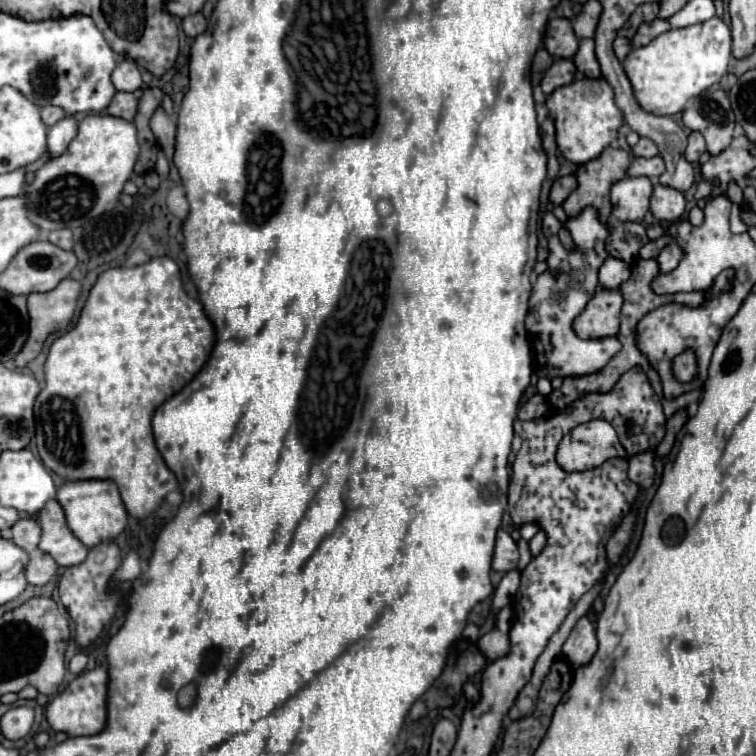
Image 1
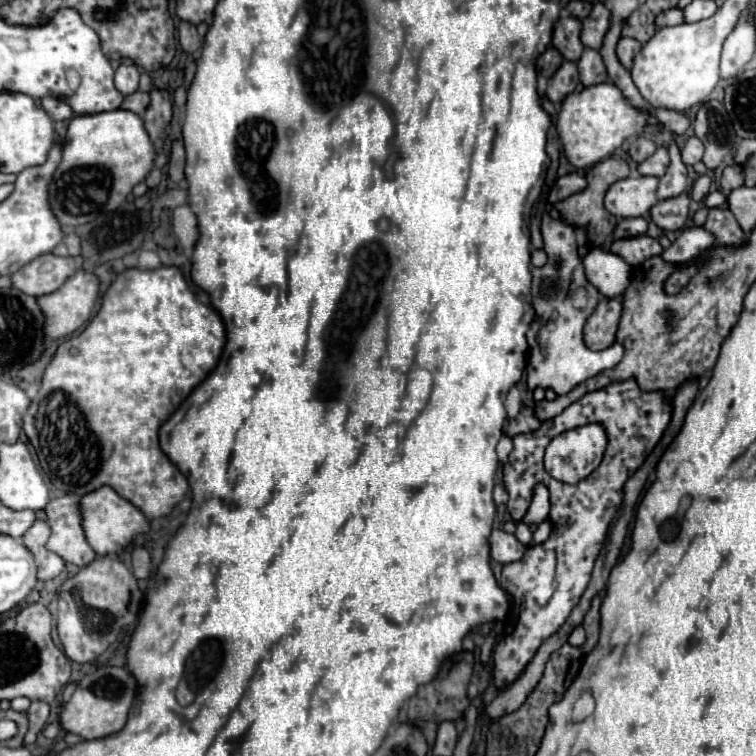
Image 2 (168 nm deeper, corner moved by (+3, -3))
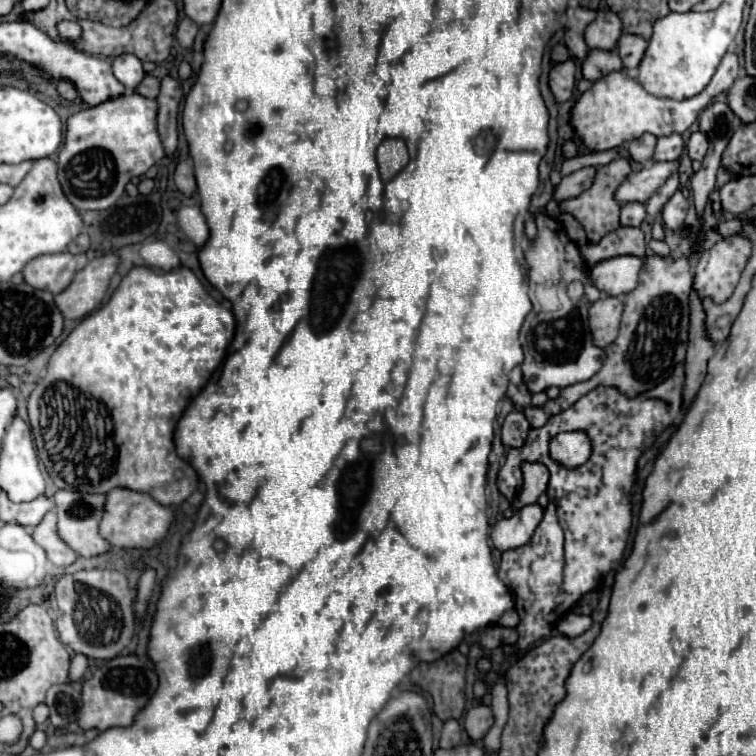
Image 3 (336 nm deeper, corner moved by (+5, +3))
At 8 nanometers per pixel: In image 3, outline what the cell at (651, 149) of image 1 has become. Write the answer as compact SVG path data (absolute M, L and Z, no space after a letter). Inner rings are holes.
M643 134L641 138L631 140L631 144L629 144L631 158L635 162L641 162L641 164L649 162L653 156L653 150L655 150L655 142L657 142L657 138L653 134Z

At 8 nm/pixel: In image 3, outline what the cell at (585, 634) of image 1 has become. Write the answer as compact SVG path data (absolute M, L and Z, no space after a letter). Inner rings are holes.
M567 614L565 616L565 636L567 638L575 638L579 634L583 634L587 628L591 626L591 618L589 616L577 616L577 614Z

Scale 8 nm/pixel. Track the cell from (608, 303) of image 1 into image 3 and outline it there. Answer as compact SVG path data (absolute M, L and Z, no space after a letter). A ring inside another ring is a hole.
M617 296L601 298L589 308L589 326L595 346L605 348L617 338L621 312L623 312L623 300Z

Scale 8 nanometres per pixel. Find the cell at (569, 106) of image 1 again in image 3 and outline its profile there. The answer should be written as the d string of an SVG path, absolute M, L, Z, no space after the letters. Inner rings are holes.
M731 50L723 56L709 86L701 94L681 102L669 100L669 98L655 98L647 94L637 80L625 78L621 72L613 72L613 74L607 74L605 78L599 78L587 92L583 92L577 98L575 106L571 108L571 126L579 136L579 140L585 144L585 148L589 148L591 152L617 148L623 142L639 138L643 132L649 132L655 136L669 136L673 132L683 134L697 120L699 112L717 94L729 90L729 86L737 78L737 72L739 72L739 58Z

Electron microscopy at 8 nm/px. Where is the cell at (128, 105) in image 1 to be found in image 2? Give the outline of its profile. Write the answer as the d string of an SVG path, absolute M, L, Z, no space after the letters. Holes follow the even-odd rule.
M137 90L137 92L129 94L129 96L125 96L125 100L123 100L121 108L123 108L123 110L131 110L131 112L135 112L135 114L143 116L143 112L147 110L149 100L151 100L151 98L149 98L149 94L147 94L147 92Z

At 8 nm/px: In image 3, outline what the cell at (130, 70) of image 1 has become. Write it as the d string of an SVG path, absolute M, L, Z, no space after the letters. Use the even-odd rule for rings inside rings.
M121 54L121 56L117 56L113 60L113 74L125 86L125 90L129 94L135 90L135 86L145 76L141 60L137 56L133 56L133 54Z

